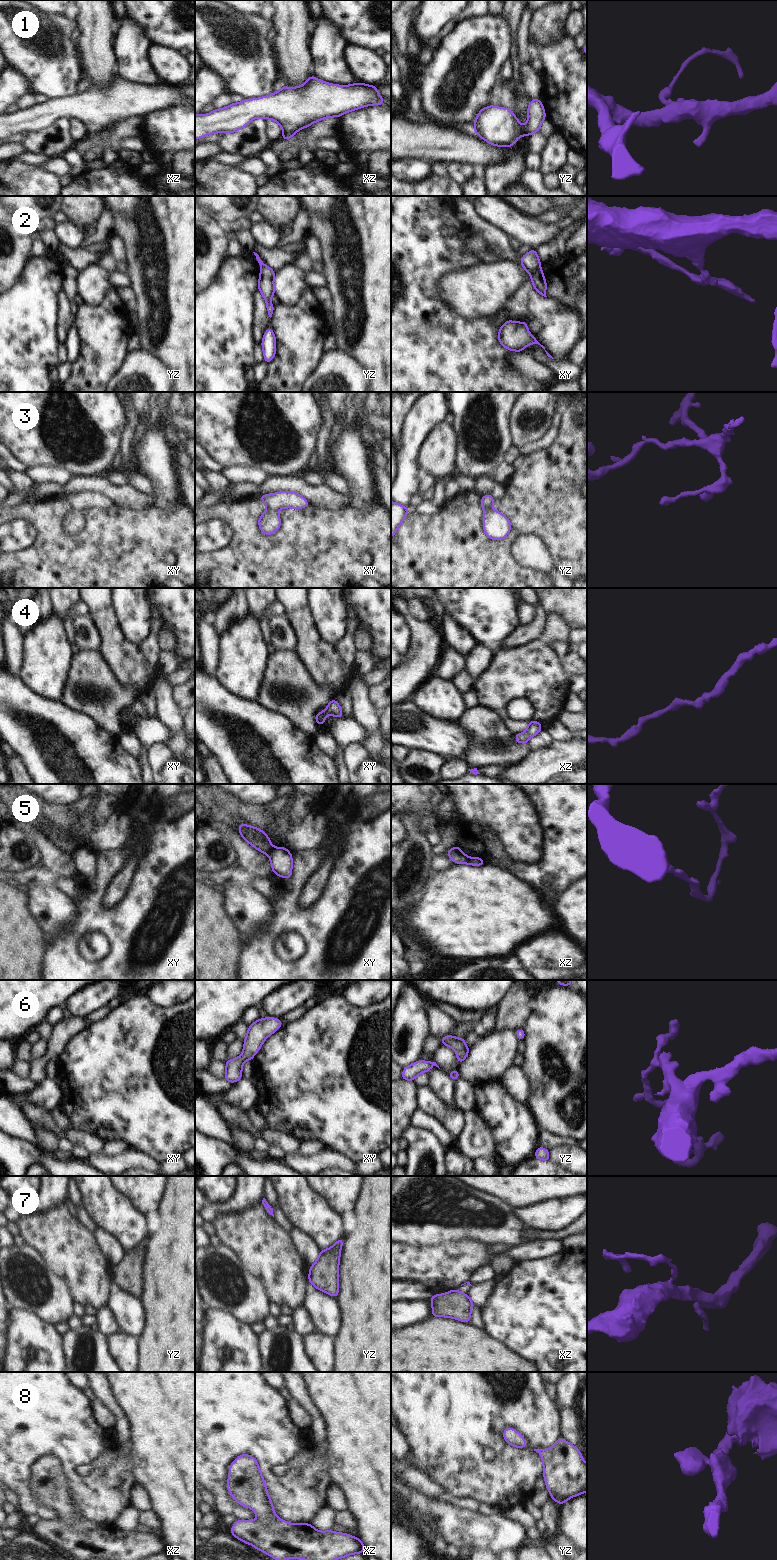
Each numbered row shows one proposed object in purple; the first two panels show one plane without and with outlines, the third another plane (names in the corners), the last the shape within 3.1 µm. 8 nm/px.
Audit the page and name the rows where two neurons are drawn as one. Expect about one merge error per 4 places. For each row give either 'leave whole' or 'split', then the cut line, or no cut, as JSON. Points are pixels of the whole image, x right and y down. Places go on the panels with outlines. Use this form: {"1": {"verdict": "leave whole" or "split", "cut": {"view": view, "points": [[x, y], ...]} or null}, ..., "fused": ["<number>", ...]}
{"1": {"verdict": "leave whole", "cut": null}, "2": {"verdict": "split", "cut": {"view": "xy", "points": [[539, 266], [531, 274]]}}, "3": {"verdict": "leave whole", "cut": null}, "4": {"verdict": "leave whole", "cut": null}, "5": {"verdict": "split", "cut": {"view": "xy", "points": [[274, 848], [268, 854]]}}, "6": {"verdict": "leave whole", "cut": null}, "7": {"verdict": "split", "cut": {"view": "yz", "points": [[308, 1278], [310, 1281]]}}, "8": {"verdict": "leave whole", "cut": null}, "fused": ["2", "5", "7"]}

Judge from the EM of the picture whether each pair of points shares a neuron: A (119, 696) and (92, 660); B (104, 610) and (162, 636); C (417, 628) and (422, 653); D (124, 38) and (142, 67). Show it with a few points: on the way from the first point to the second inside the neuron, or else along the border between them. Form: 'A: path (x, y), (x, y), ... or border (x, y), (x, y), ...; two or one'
A: path (110, 687), (92, 669); one
B: border (161, 625), (157, 634), (157, 646), (159, 649); two
C: path (422, 634), (422, 647); one
D: path (131, 45), (132, 57), (135, 60); one

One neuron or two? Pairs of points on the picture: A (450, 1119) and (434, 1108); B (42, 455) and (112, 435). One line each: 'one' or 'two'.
A: one
B: one

